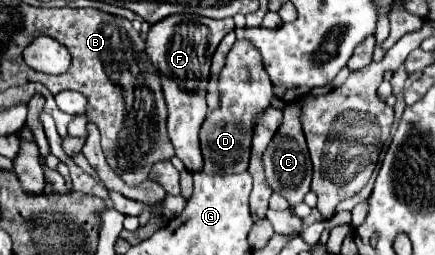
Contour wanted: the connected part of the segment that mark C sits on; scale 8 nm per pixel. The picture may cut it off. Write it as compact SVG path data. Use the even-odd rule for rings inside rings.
M287 104L285 110L283 110L283 124L277 132L277 136L271 140L265 156L263 156L263 162L265 162L265 174L267 174L267 180L269 180L269 186L285 196L291 204L291 208L299 202L303 202L305 194L309 192L309 186L311 186L311 158L309 158L309 150L307 150L307 144L305 144L305 136L303 136L303 128L301 128L301 110L297 104Z

